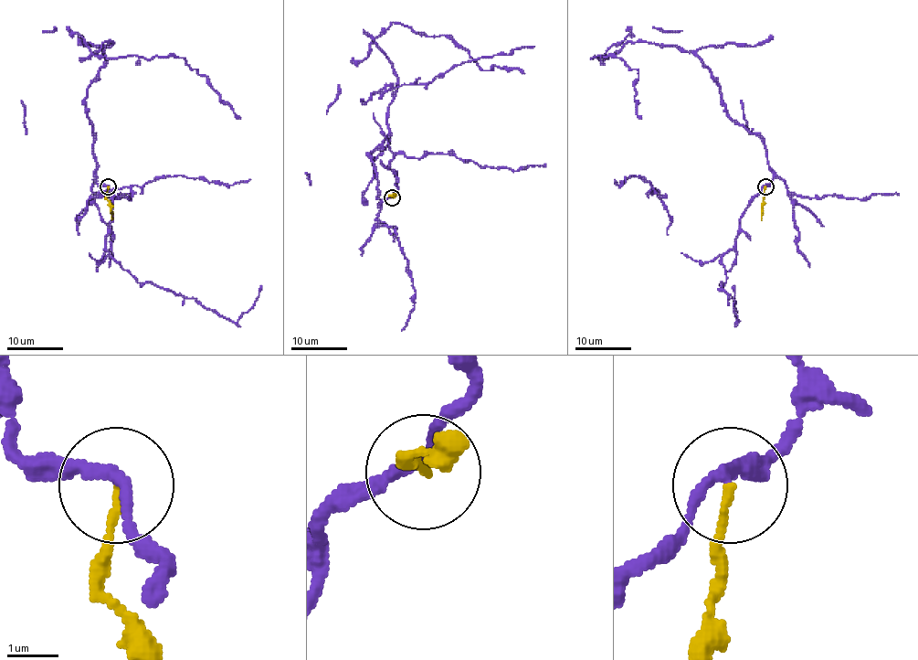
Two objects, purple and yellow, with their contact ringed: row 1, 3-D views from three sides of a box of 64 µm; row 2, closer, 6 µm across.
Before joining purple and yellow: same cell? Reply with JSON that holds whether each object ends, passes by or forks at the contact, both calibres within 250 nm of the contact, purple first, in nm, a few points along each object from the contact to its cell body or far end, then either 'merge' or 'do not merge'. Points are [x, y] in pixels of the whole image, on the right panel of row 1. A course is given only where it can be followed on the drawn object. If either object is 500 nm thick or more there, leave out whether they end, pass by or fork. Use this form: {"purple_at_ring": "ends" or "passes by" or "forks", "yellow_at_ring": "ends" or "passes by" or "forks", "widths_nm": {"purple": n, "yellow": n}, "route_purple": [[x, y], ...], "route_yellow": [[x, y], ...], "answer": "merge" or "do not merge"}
{"purple_at_ring": "passes by", "yellow_at_ring": "ends", "widths_nm": {"purple": 200, "yellow": 160}, "route_purple": [[765, 186], [764, 143], [729, 115], [698, 56], [627, 42], [590, 58], [638, 71], [641, 118]], "route_yellow": [[765, 186], [761, 220]], "answer": "do not merge"}

